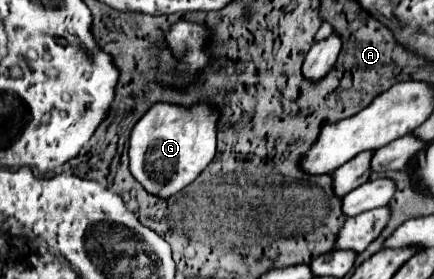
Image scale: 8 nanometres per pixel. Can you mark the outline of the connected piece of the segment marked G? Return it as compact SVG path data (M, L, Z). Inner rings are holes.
M156 103L134 125L130 135L130 173L150 193L170 199L192 183L216 153L216 121L218 113L208 103L192 109Z

